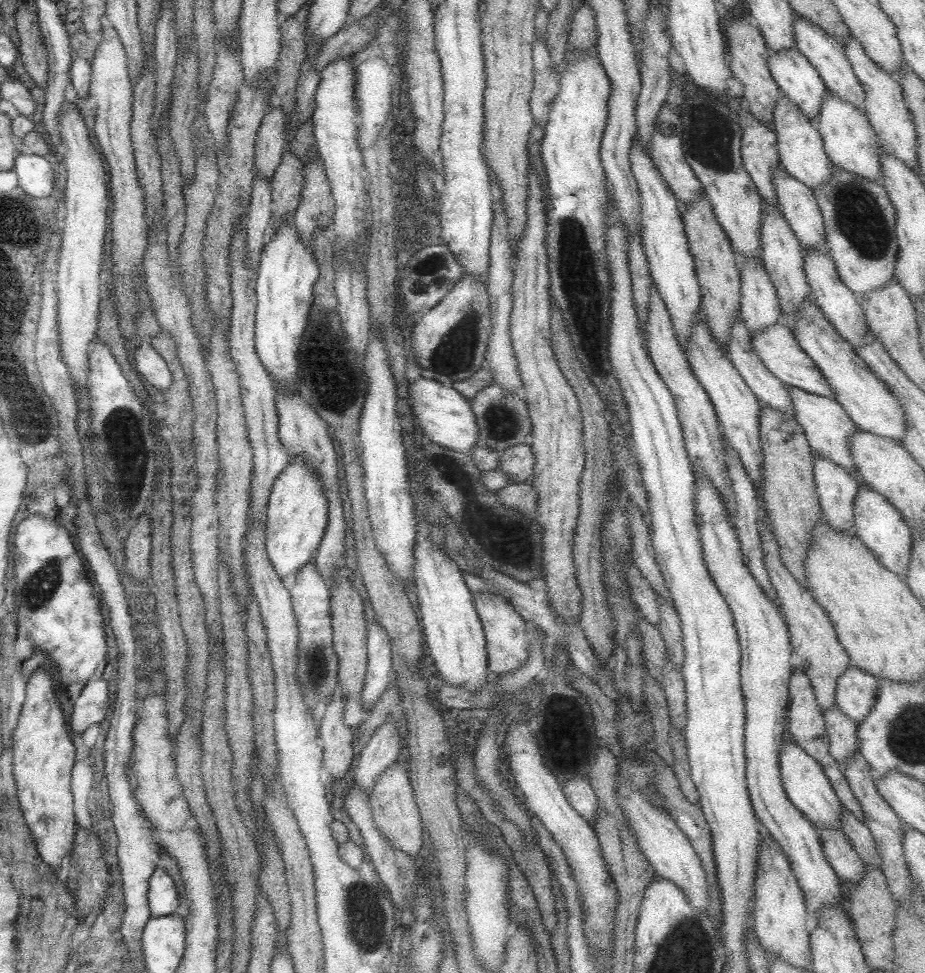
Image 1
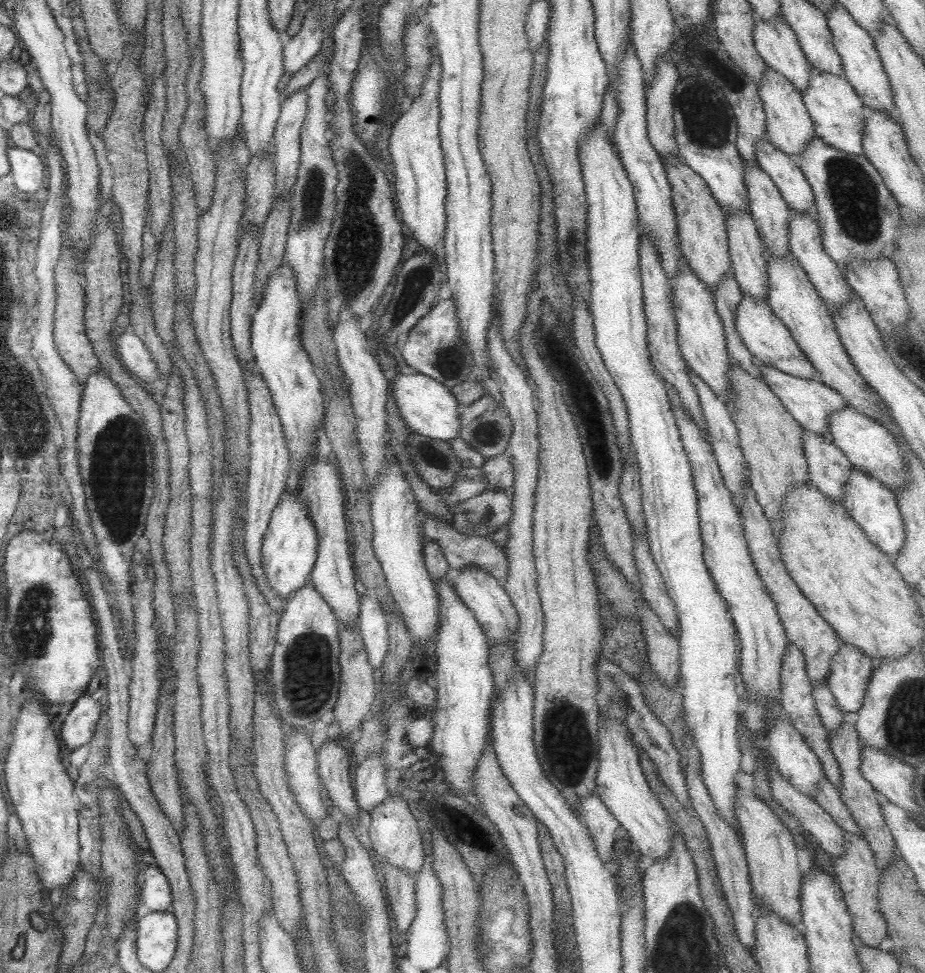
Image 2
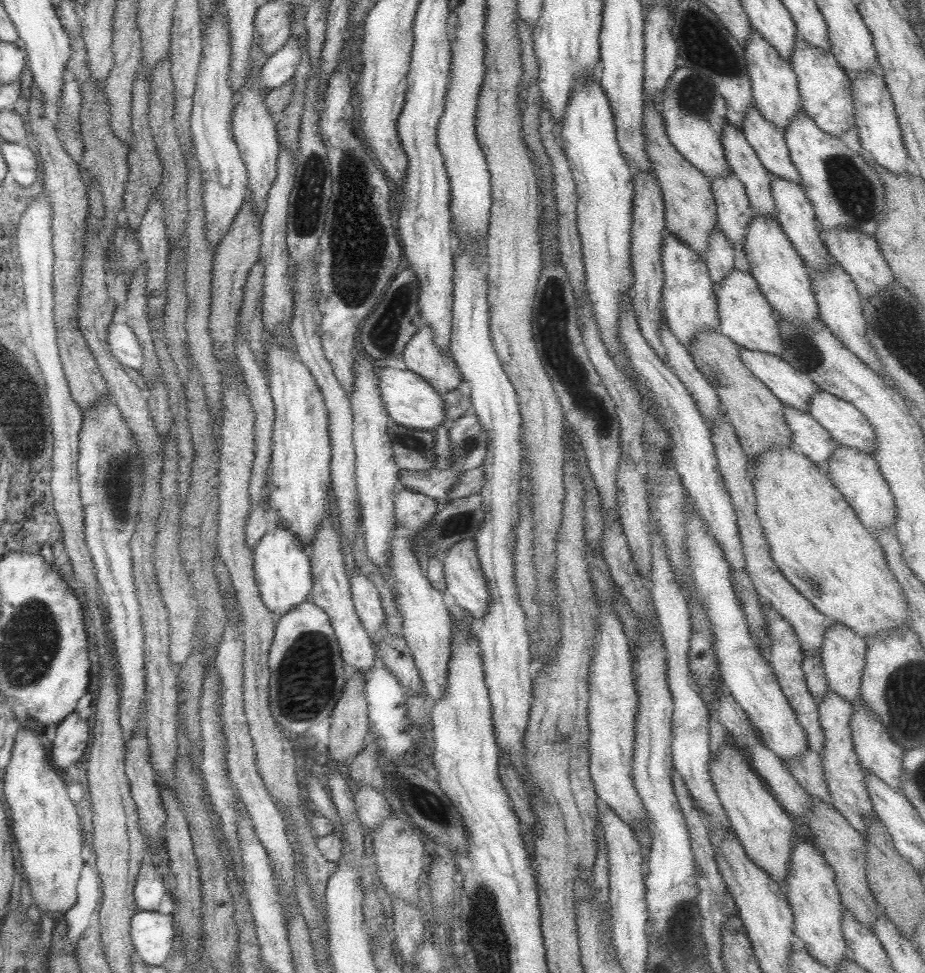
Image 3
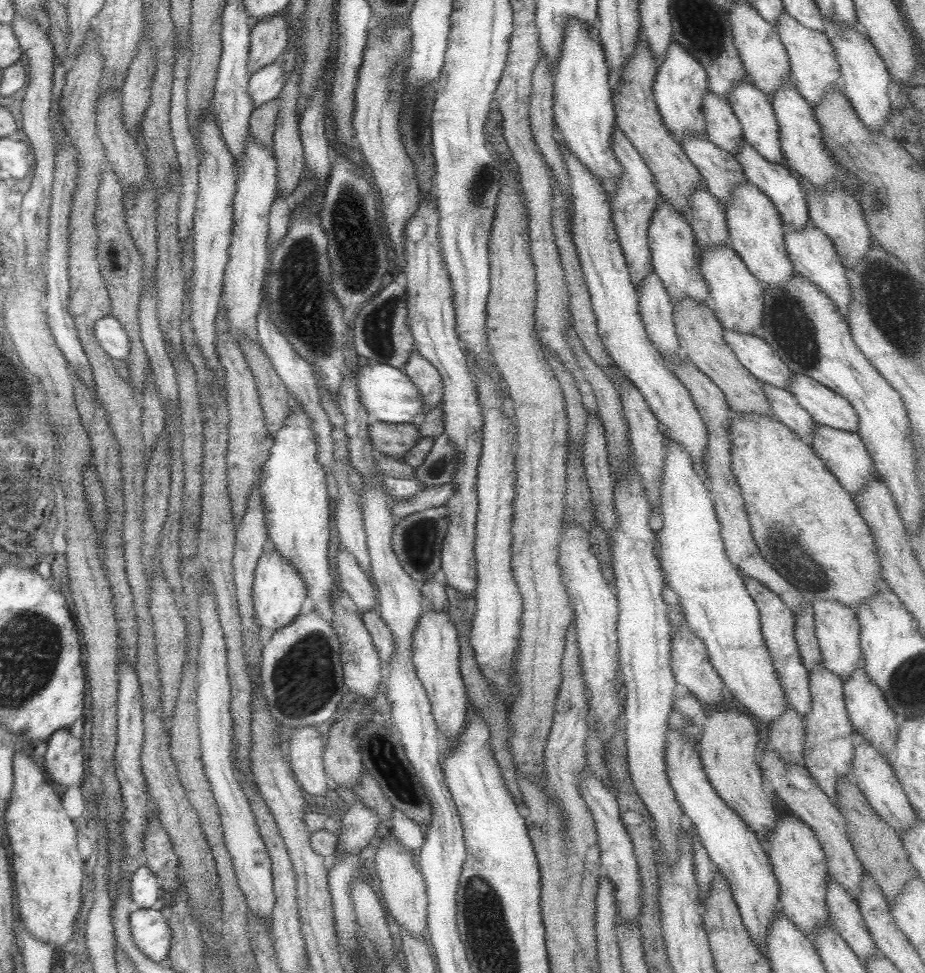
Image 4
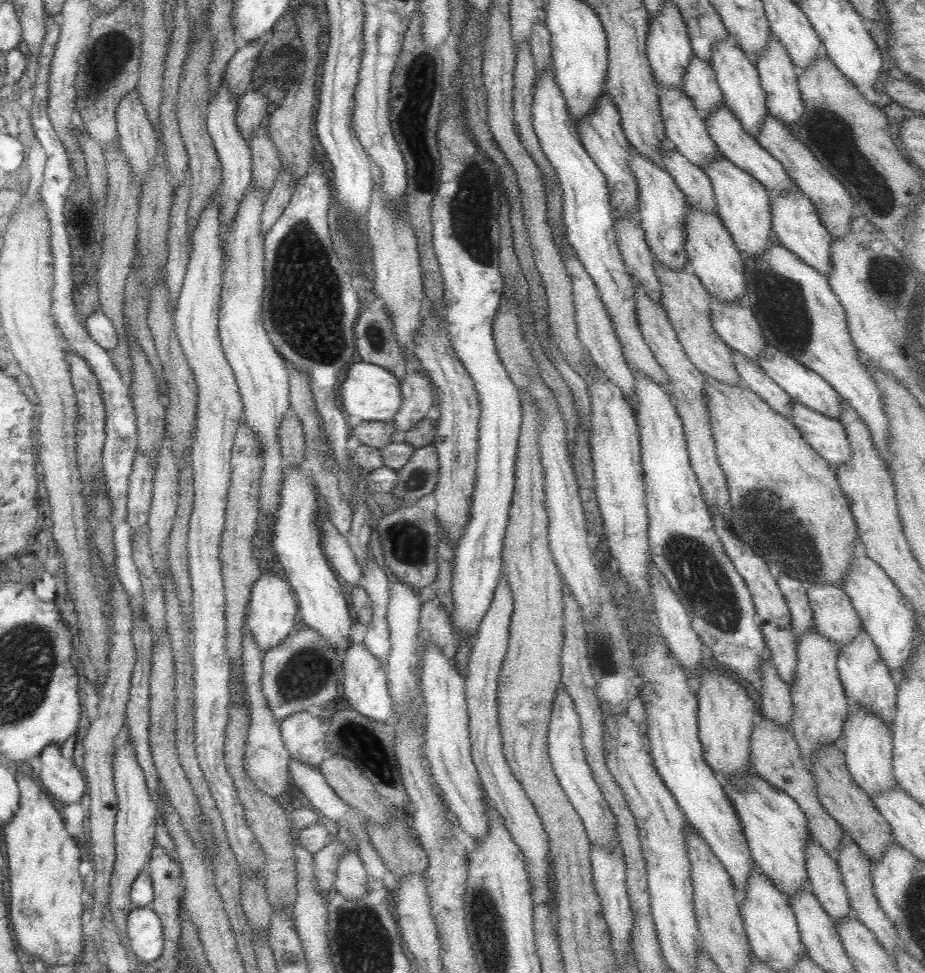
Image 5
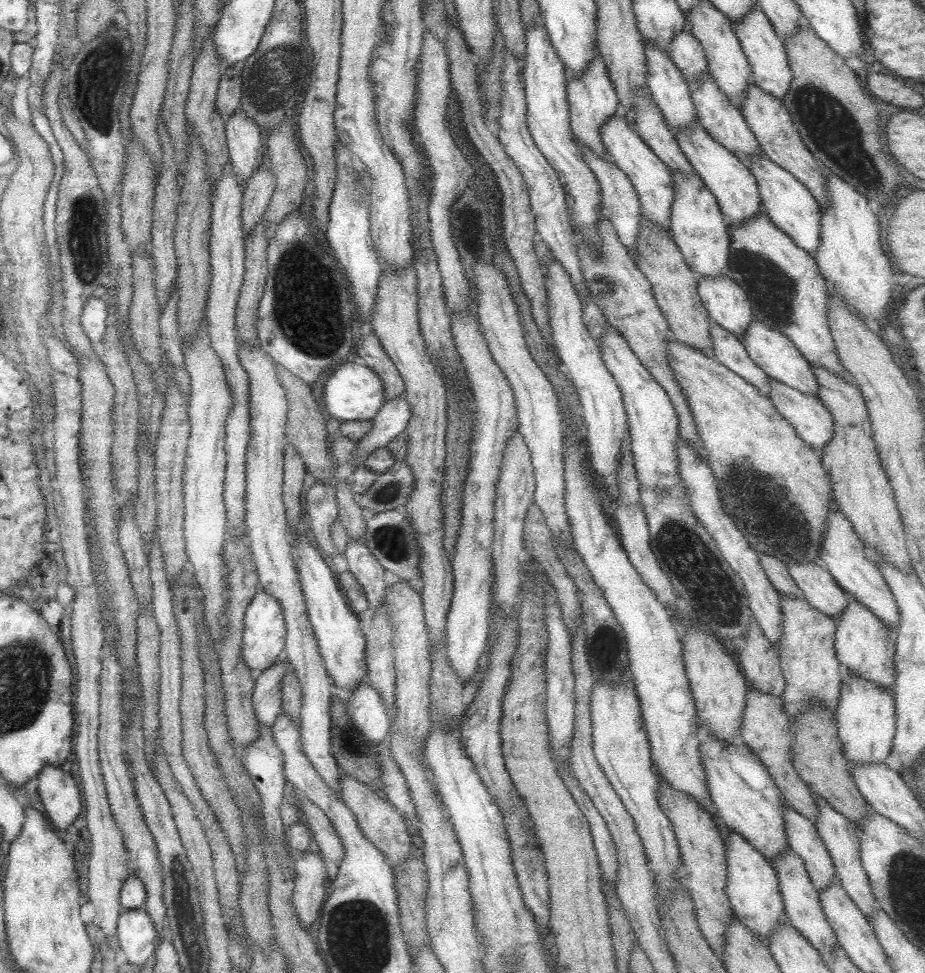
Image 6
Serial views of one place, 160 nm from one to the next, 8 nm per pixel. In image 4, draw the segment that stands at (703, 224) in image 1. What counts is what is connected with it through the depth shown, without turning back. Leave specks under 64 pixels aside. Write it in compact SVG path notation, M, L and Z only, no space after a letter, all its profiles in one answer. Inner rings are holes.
M636 38L632 54L625 59L619 84L611 87L614 108L614 126L633 145L654 177L652 182L658 190L659 199L667 201L676 211L688 214L688 196L693 187L701 184L700 174L685 156L681 145L663 124L652 97L652 84L657 74L656 60L652 57L647 43Z

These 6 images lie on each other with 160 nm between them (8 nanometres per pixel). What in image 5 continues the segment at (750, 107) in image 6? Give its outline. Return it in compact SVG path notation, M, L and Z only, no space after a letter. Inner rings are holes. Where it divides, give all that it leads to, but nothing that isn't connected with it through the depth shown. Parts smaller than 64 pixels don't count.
M769 113L764 114L764 121L761 121L760 131L756 134L756 141L769 154L781 163L791 184L805 195L815 207L819 215L819 221L831 238L842 237L846 234L851 222L853 213L857 213L854 201L845 190L845 185L831 176L819 161L811 154L811 151L797 138L795 133L781 121L778 121Z

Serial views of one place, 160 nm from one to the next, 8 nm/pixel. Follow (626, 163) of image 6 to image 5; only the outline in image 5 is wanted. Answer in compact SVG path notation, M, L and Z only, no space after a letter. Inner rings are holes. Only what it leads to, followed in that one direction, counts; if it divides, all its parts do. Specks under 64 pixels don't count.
M632 150L628 156L628 169L632 172L637 185L637 216L639 228L644 232L644 239L655 261L670 269L688 270L688 260L683 248L686 198L676 187L671 175L659 165L638 155Z

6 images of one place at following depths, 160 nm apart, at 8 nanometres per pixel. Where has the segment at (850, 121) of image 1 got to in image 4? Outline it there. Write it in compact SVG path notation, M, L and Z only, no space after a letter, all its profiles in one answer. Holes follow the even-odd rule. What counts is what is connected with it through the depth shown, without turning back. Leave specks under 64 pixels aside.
M784 11L777 15L776 31L780 43L786 50L789 63L789 77L795 90L809 103L811 108L828 94L837 89L839 80L839 66L833 52L832 44L824 32L811 30L801 26Z

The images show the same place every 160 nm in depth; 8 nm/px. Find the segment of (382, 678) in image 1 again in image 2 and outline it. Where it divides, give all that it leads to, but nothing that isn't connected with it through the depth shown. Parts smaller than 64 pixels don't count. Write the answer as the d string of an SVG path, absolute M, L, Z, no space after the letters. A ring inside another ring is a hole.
M369 593L358 597L358 635L372 669L379 669L388 645L386 614L381 605Z

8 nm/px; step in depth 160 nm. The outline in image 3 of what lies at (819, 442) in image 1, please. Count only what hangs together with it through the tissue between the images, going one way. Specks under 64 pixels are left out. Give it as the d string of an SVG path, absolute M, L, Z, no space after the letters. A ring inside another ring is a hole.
M739 347L739 356L745 368L748 368L748 371L757 380L760 380L777 400L780 400L783 405L787 405L789 408L795 408L797 412L807 412L807 408L809 408L808 400L817 391L821 391L808 376L805 376L805 373L791 368L780 356L741 347Z

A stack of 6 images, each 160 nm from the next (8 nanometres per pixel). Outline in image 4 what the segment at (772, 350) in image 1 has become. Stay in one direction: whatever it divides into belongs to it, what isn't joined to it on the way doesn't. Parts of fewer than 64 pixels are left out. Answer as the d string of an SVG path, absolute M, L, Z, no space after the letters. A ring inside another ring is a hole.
M727 245L700 249L701 273L707 289L706 305L712 310L723 330L756 335L762 315L762 290L758 280L746 269L739 255Z

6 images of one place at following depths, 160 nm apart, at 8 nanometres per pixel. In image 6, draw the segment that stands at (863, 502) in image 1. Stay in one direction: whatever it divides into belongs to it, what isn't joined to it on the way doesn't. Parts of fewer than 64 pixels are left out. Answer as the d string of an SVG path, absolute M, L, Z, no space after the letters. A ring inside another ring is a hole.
M769 378L766 395L775 411L796 433L796 436L813 449L823 450L833 436L831 414L825 405L811 395Z

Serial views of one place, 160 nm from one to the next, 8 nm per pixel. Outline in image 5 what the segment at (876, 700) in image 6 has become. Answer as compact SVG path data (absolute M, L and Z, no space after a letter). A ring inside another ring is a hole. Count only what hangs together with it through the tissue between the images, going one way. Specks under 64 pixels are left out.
M849 703L849 710L841 727L841 749L844 754L844 765L859 788L869 798L888 791L895 785L892 778L892 733L890 726L878 719L865 707Z

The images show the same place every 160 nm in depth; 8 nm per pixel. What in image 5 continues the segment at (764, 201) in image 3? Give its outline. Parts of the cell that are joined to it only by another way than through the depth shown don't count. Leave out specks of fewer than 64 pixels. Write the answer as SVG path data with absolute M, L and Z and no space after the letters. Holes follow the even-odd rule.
M693 55L684 70L682 92L703 118L723 105L721 91L708 62Z

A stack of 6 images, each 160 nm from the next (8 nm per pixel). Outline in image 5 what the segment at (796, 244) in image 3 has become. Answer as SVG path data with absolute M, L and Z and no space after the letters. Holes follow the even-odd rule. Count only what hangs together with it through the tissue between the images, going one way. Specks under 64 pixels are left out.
M719 105L714 111L711 111L704 118L704 123L709 138L718 149L718 154L758 180L768 190L771 197L787 192L789 187L793 187L789 183L789 178L781 163L777 162L756 139L743 130L737 117L725 105Z

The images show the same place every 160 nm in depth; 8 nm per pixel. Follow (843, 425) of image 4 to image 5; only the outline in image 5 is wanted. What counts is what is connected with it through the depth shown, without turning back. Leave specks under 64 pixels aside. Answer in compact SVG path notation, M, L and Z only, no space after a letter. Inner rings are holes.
M765 342L765 346L761 347L760 355L757 357L756 363L760 369L767 375L787 396L790 400L802 404L805 408L809 408L811 412L817 412L821 416L839 420L839 412L841 412L841 399L832 389L830 384L827 384L823 377L816 372L805 368L801 363L798 363L791 356L784 352L778 351L774 346Z

